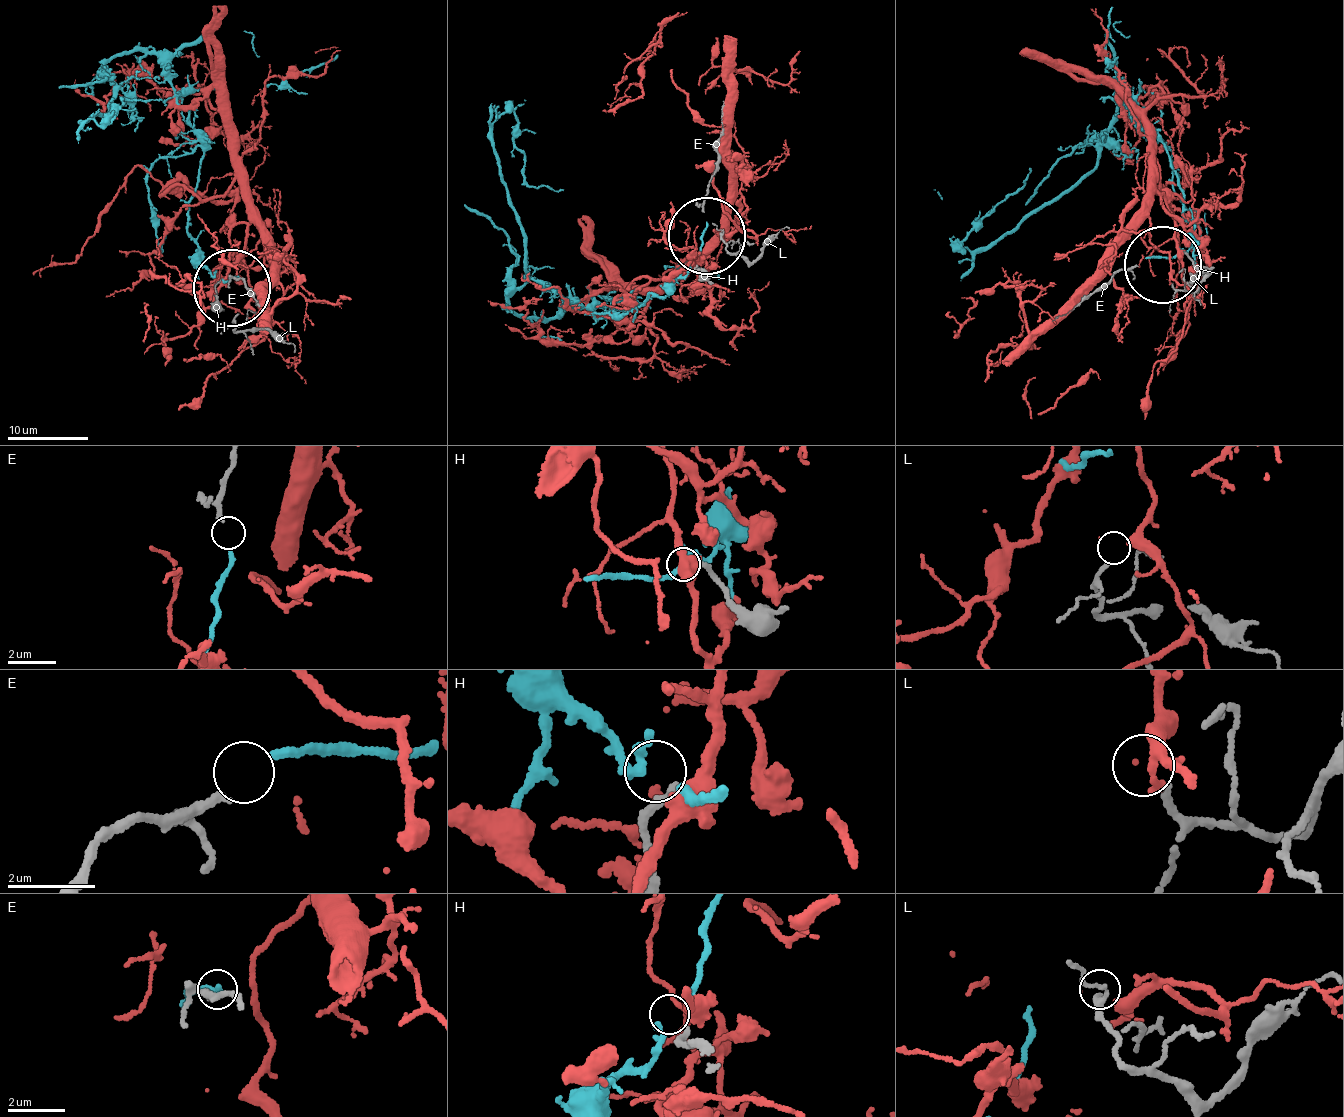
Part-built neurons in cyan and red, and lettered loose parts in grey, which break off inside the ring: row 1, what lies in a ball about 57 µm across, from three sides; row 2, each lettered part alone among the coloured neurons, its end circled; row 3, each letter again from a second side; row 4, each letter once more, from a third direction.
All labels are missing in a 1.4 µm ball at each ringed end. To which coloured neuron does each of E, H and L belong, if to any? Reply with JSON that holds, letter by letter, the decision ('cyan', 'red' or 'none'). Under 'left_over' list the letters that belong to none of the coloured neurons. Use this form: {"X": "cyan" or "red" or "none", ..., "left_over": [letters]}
{"E": "cyan", "H": "none", "L": "red", "left_over": ["H"]}

